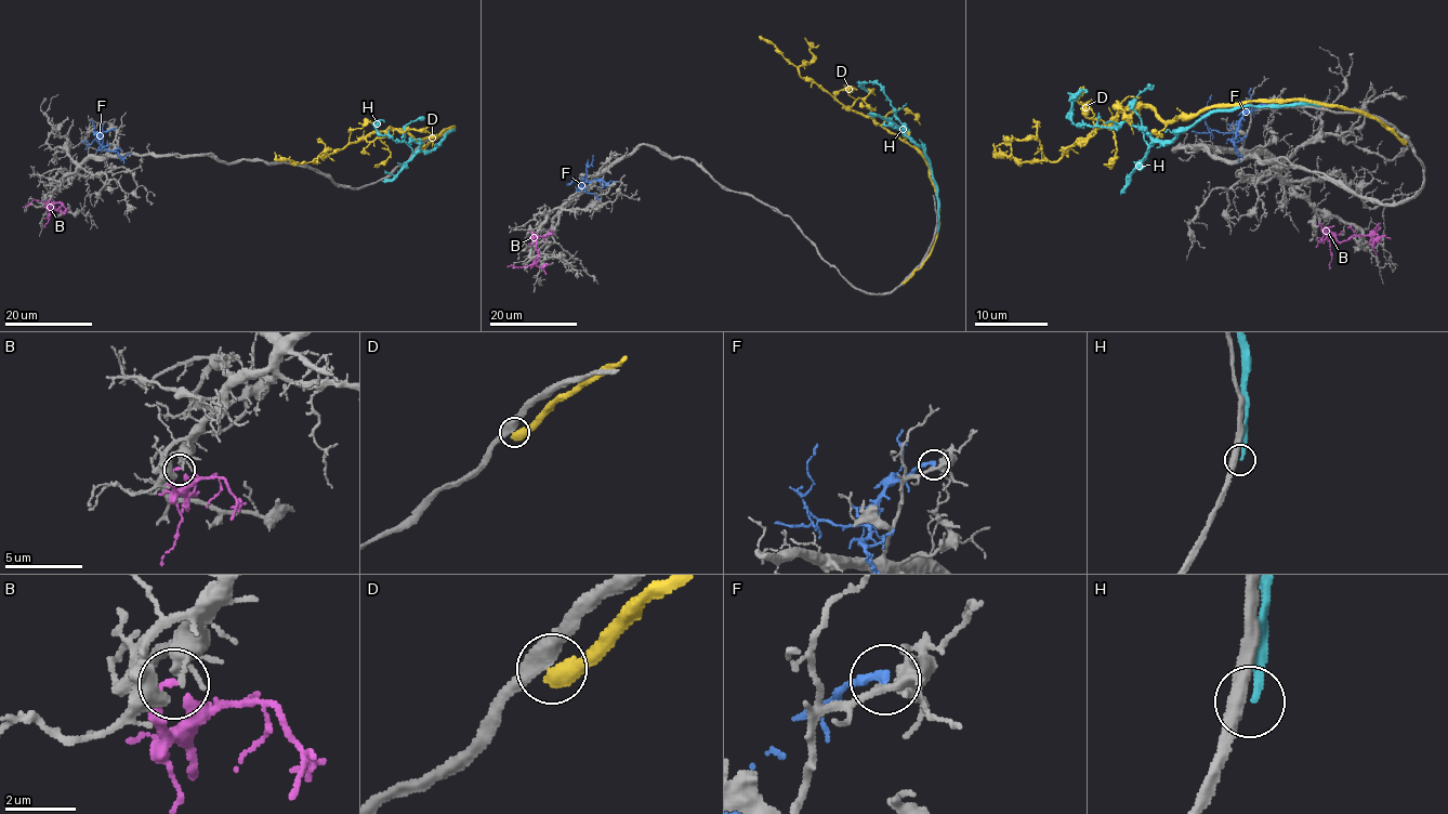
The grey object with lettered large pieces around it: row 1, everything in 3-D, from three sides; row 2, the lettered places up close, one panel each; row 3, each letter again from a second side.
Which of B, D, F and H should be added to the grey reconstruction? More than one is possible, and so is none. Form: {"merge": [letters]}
{"merge": []}

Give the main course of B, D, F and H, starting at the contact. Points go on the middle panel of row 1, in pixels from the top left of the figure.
B: (535, 232), (538, 260), (534, 264), (508, 266)
D: (903, 283), (926, 258), (937, 232), (938, 199), (929, 166), (870, 117), (847, 109), (804, 79), (759, 36)
F: (599, 199), (583, 187), (587, 167)
H: (936, 232), (937, 185), (931, 165), (906, 134), (880, 86), (861, 83), (869, 92)

